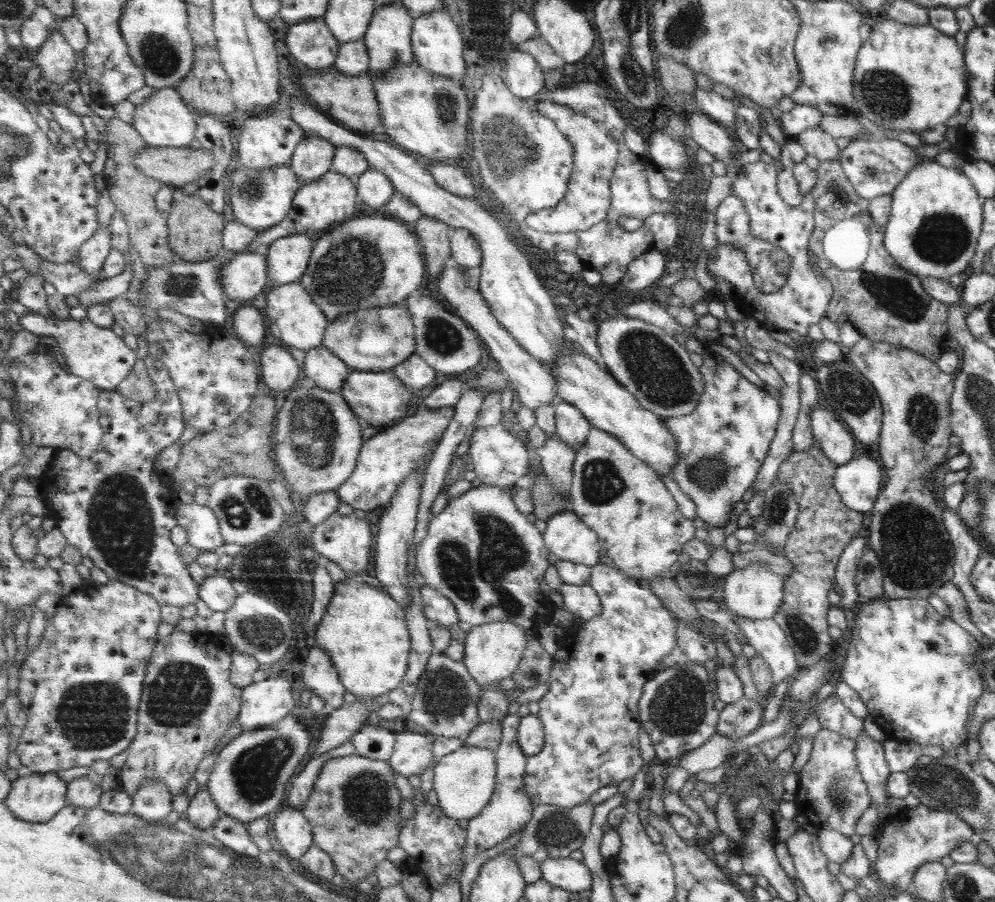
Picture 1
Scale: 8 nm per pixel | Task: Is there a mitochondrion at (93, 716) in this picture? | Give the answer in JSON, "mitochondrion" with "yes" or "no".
{"mitochondrion":"yes"}

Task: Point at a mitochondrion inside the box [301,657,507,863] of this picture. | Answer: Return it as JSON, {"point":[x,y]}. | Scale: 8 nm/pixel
{"point":[367,798]}

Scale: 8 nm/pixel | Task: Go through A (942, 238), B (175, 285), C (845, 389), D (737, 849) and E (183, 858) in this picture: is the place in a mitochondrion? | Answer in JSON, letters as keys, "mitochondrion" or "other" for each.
{"A":"mitochondrion","B":"mitochondrion","C":"mitochondrion","D":"other","E":"mitochondrion"}

